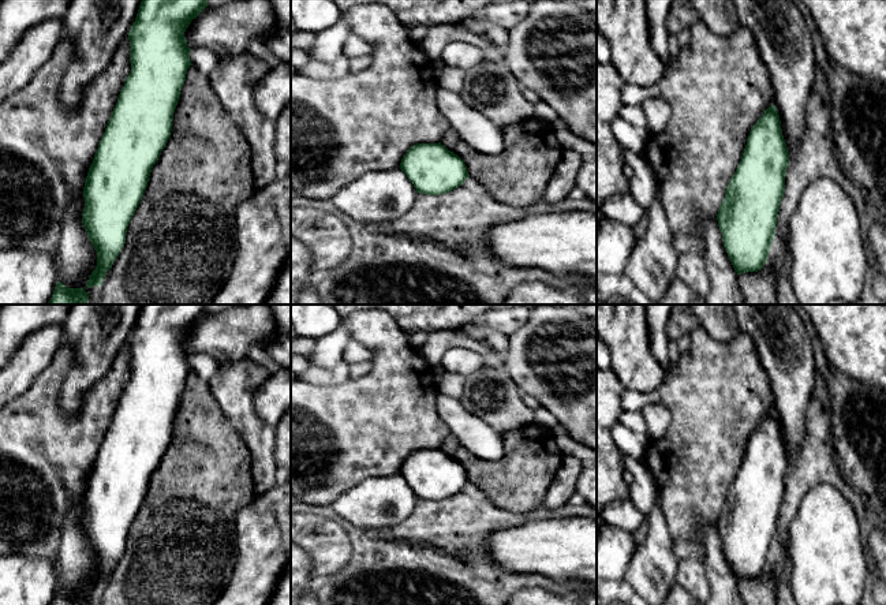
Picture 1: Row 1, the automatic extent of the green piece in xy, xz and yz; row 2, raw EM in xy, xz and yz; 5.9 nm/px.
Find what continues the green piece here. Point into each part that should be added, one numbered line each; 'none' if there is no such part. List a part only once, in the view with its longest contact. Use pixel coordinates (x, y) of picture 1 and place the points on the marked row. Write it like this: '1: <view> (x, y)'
1: xy (77, 257)

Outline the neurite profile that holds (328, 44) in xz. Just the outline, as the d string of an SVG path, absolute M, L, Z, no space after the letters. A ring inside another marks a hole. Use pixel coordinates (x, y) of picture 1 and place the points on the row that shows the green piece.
M340 19L336 25L318 31L309 53L310 59L325 63L334 61L341 55L341 48L351 33L351 26L345 19Z

